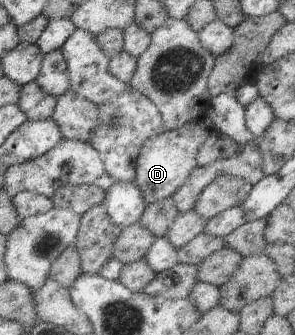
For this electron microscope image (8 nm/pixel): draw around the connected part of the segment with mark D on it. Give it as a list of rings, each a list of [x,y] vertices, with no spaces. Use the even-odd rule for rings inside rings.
[[[202,112],[180,127],[144,141],[135,161],[136,173],[133,183],[142,192],[146,203],[153,204],[155,201],[170,198],[181,185],[186,183],[190,172],[197,166],[198,148],[214,133],[217,134],[214,122],[206,112]]]

